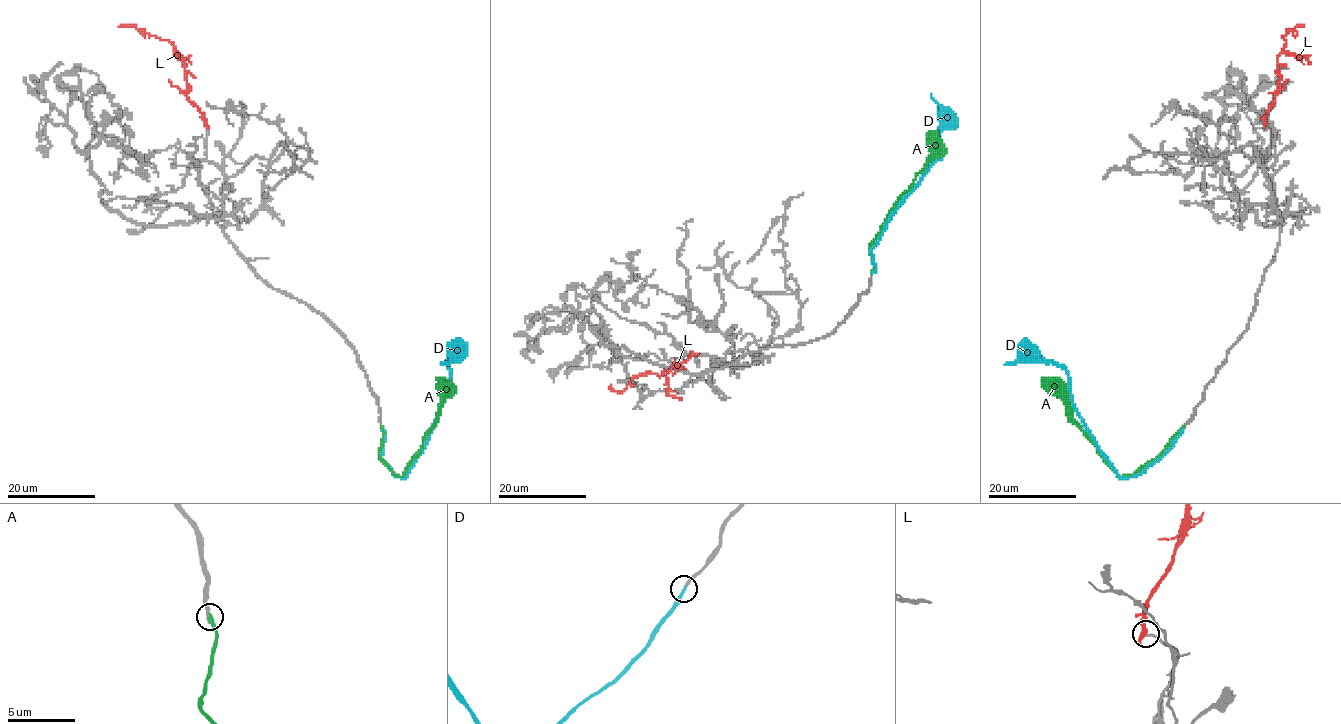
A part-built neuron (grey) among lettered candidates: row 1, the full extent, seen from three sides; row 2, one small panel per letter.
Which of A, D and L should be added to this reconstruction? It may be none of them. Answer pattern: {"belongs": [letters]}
{"belongs": ["D"]}

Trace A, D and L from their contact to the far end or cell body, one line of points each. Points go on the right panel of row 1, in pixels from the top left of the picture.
A: (1183, 426), (1155, 457), (1133, 474), (1119, 476), (1074, 420), (1070, 406), (1041, 379)
D: (1183, 428), (1160, 457), (1138, 475), (1121, 478), (1074, 405), (1067, 372), (1051, 362), (1018, 360), (1004, 363)
L: (1266, 124), (1266, 112), (1277, 96), (1278, 55), (1287, 41), (1283, 39), (1289, 30), (1303, 25), (1295, 27)

